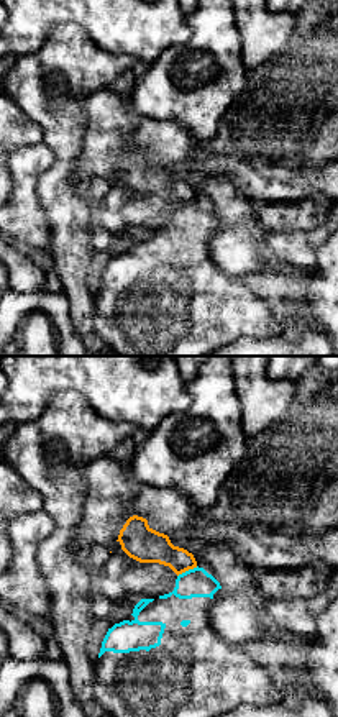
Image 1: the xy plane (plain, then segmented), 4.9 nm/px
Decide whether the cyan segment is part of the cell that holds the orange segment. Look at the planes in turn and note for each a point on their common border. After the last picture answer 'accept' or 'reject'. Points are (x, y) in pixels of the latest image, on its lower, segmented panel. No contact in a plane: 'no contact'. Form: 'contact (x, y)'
contact (187, 570)

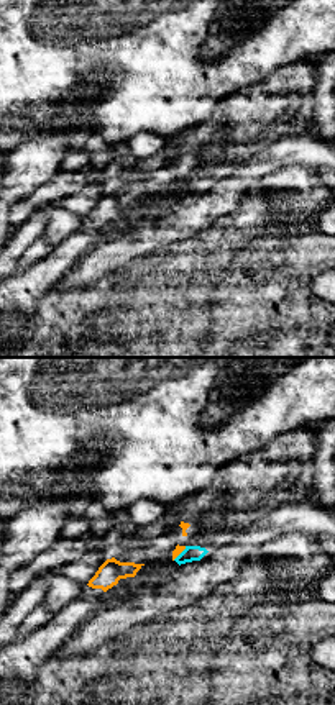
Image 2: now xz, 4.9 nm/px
contact (179, 553)

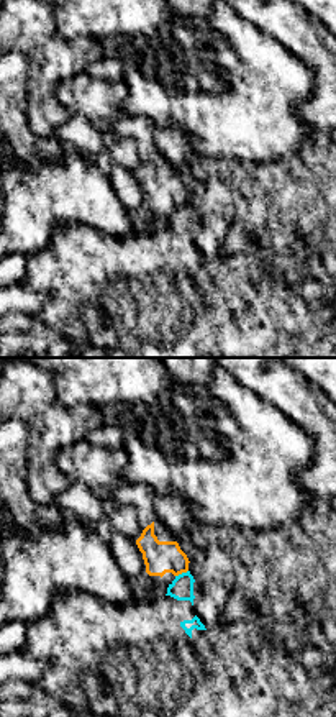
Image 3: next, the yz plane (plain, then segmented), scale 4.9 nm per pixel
contact (181, 573)

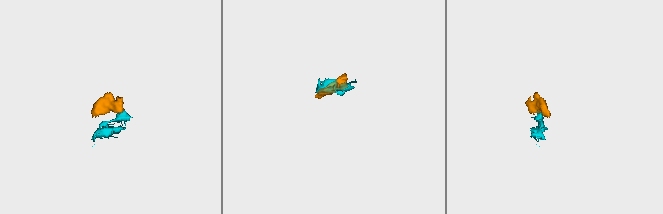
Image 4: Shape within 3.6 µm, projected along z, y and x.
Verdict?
reject

